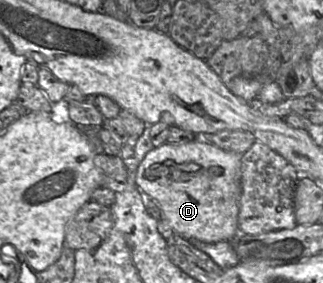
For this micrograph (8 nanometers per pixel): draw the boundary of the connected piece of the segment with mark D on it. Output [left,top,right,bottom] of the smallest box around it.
[135,140,242,243]

